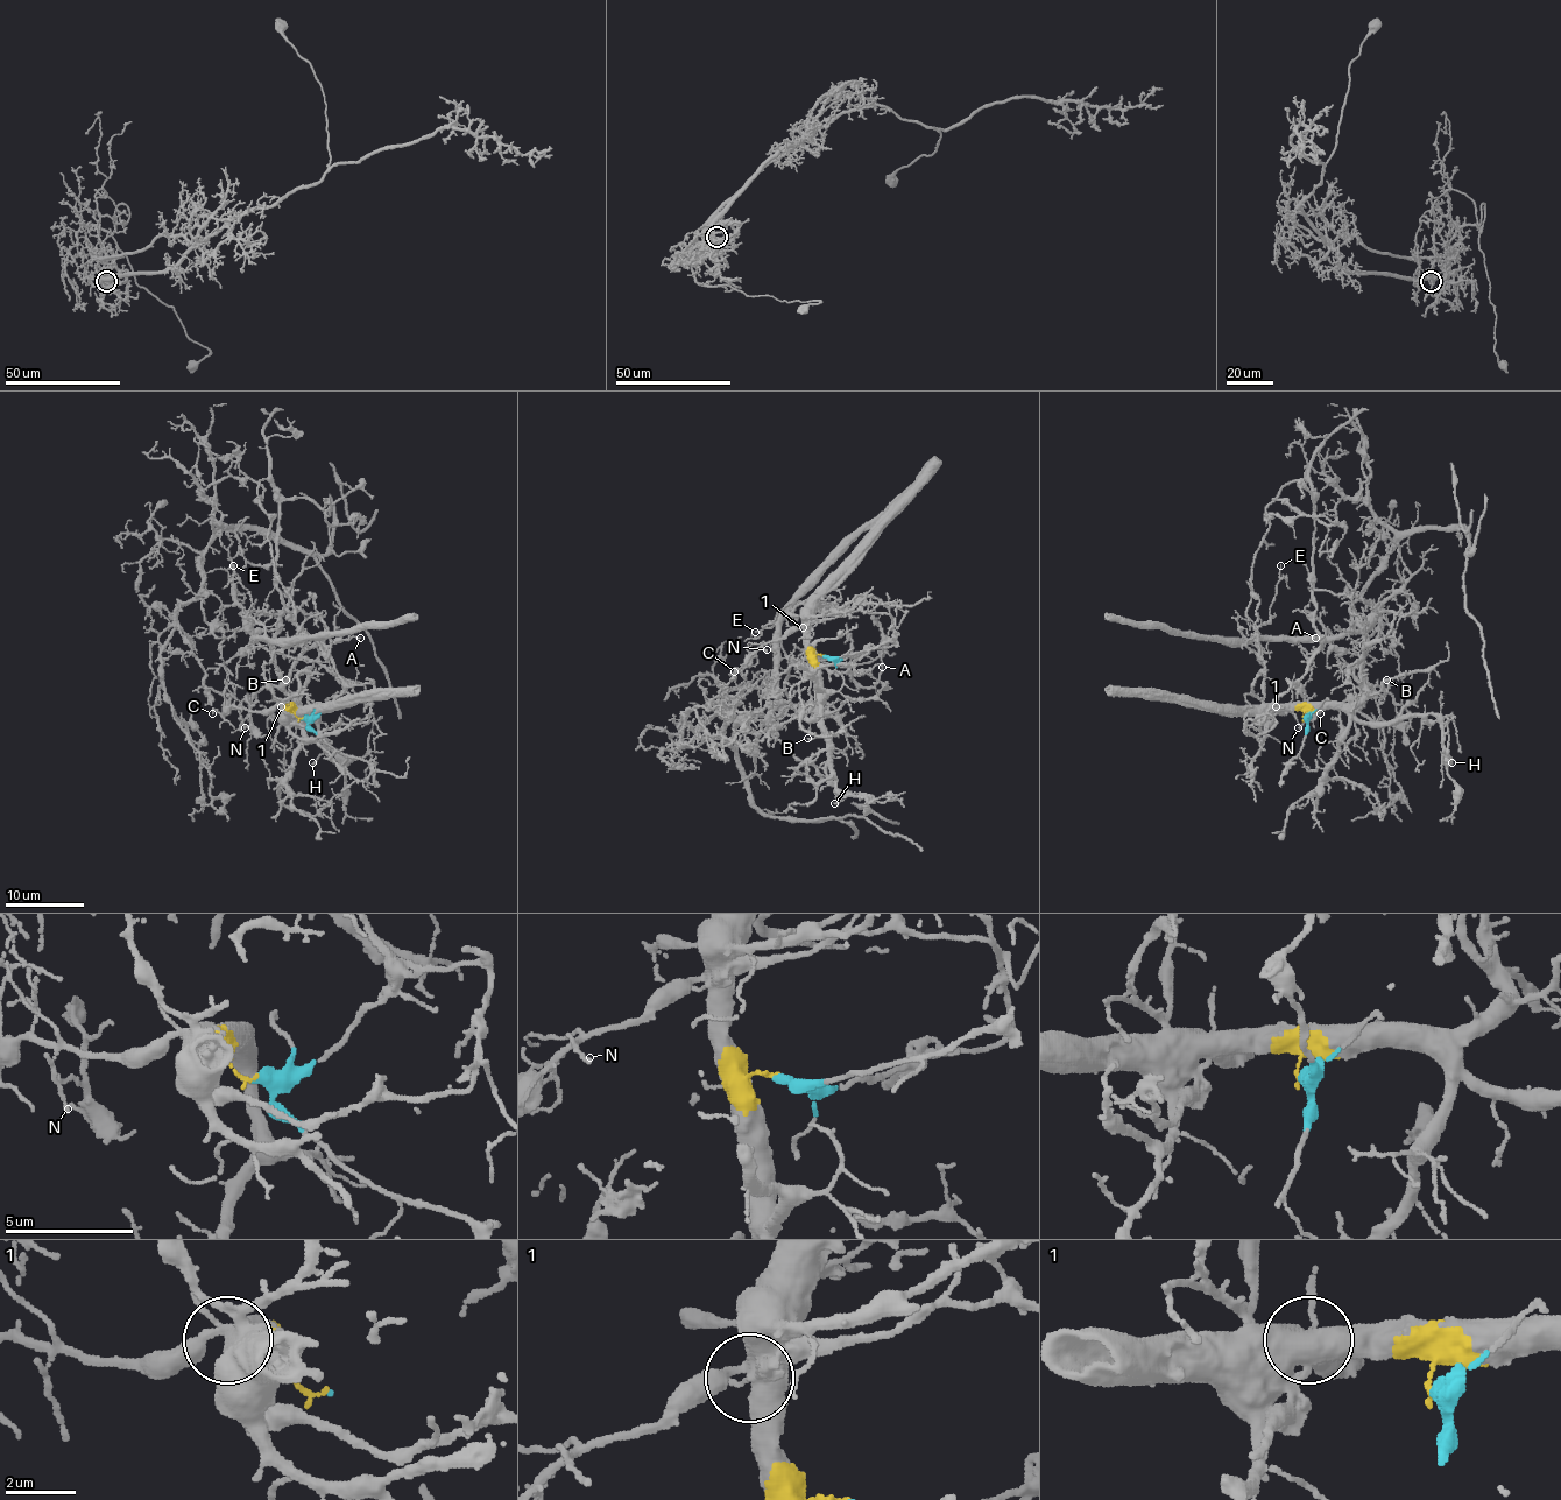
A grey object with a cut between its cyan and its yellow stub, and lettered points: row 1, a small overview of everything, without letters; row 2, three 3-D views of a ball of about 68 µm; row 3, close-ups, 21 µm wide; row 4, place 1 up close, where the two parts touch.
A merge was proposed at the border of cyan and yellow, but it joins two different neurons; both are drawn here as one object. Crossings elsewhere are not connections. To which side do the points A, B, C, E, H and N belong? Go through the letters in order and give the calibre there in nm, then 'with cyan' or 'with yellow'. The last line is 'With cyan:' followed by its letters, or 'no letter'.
A: calibre 100 nm; with cyan
B: calibre 120 nm; with yellow
C: calibre 160 nm; with yellow
E: calibre 140 nm; with yellow
H: calibre 180 nm; with yellow
N: calibre 120 nm; with yellow
With cyan: A

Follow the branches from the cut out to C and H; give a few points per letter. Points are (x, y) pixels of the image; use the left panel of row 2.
C: (302, 718), (275, 704), (259, 710), (226, 706), (212, 715)
H: (302, 718), (292, 712), (295, 709), (301, 722), (312, 715), (325, 750), (312, 763)

